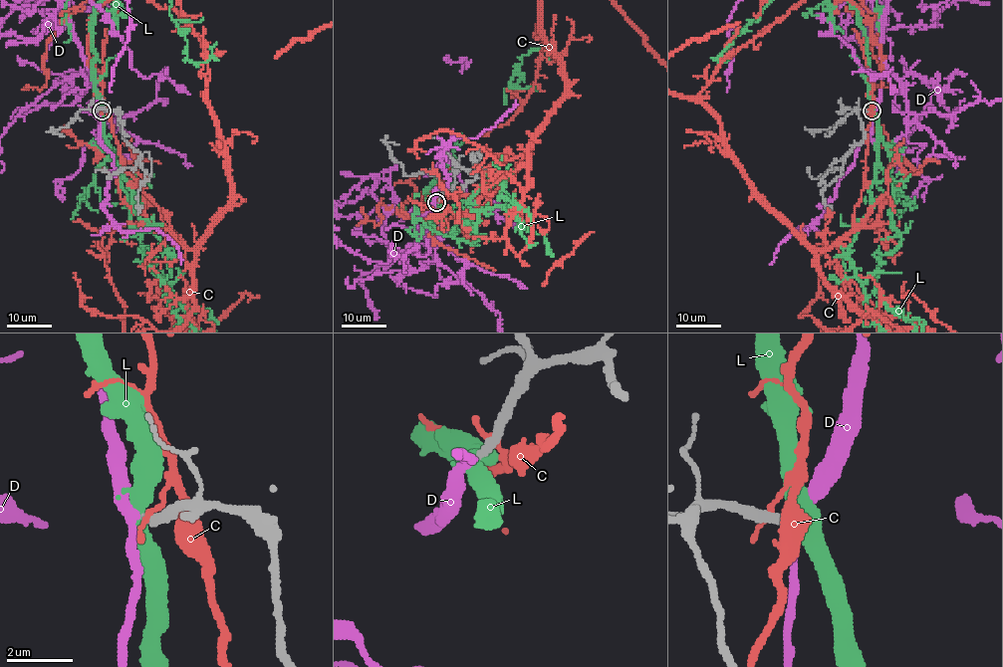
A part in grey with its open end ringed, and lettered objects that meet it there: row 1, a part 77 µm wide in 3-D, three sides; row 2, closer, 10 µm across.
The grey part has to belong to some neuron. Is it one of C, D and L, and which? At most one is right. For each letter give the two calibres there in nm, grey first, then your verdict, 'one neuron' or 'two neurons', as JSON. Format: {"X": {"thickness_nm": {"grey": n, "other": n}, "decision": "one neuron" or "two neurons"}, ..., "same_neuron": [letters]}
{"C": {"thickness_nm": {"grey": 400, "other": 110}, "decision": "two neurons"}, "D": {"thickness_nm": {"grey": 280, "other": 280}, "decision": "one neuron"}, "L": {"thickness_nm": {"grey": 280, "other": 480}, "decision": "two neurons"}, "same_neuron": ["D"]}

